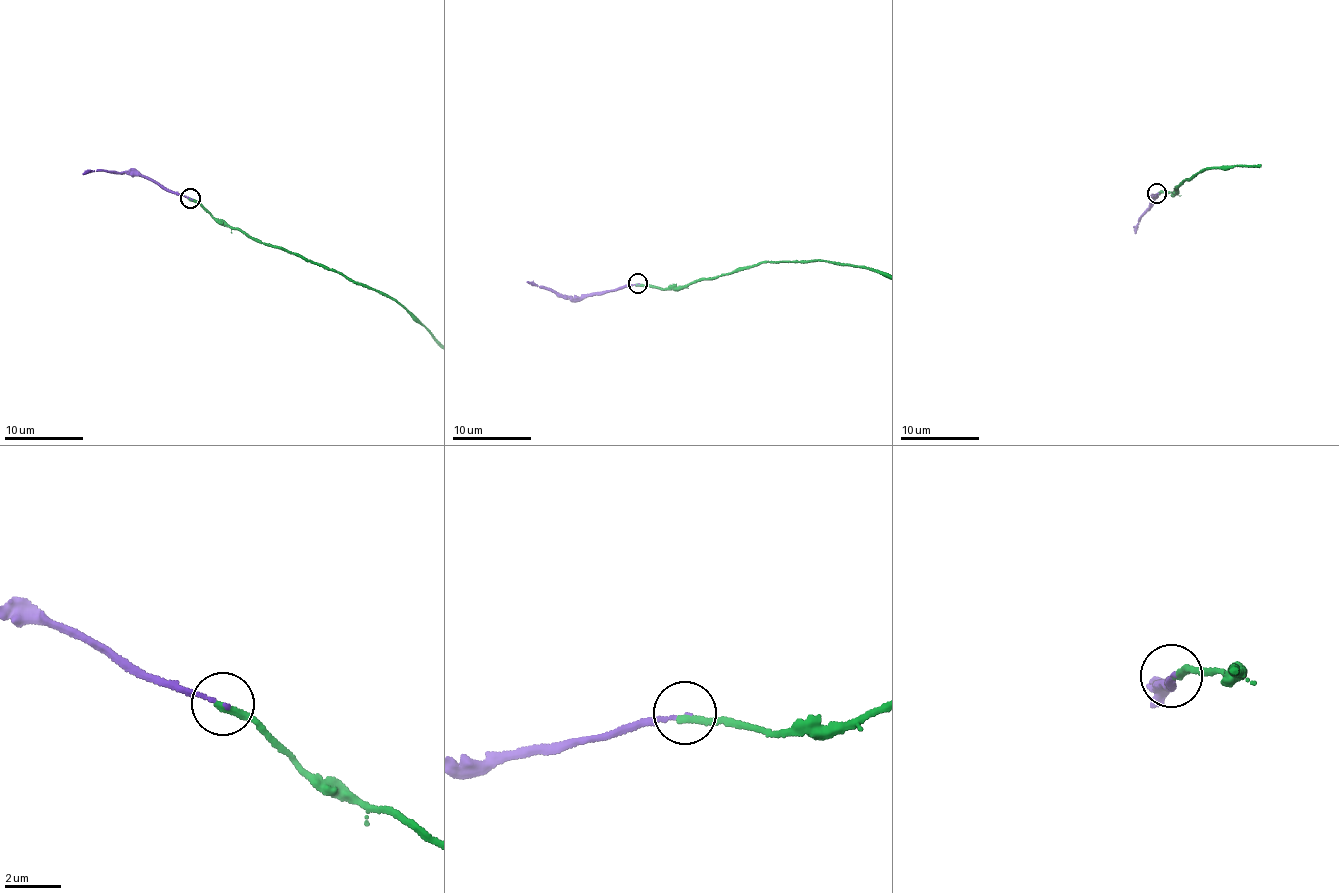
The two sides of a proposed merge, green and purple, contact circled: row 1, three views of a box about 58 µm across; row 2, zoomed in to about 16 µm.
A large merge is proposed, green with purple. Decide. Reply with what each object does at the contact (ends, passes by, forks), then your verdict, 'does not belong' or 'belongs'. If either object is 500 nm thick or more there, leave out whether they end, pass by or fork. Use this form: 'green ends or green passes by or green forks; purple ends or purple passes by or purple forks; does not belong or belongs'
green ends; purple ends; belongs

